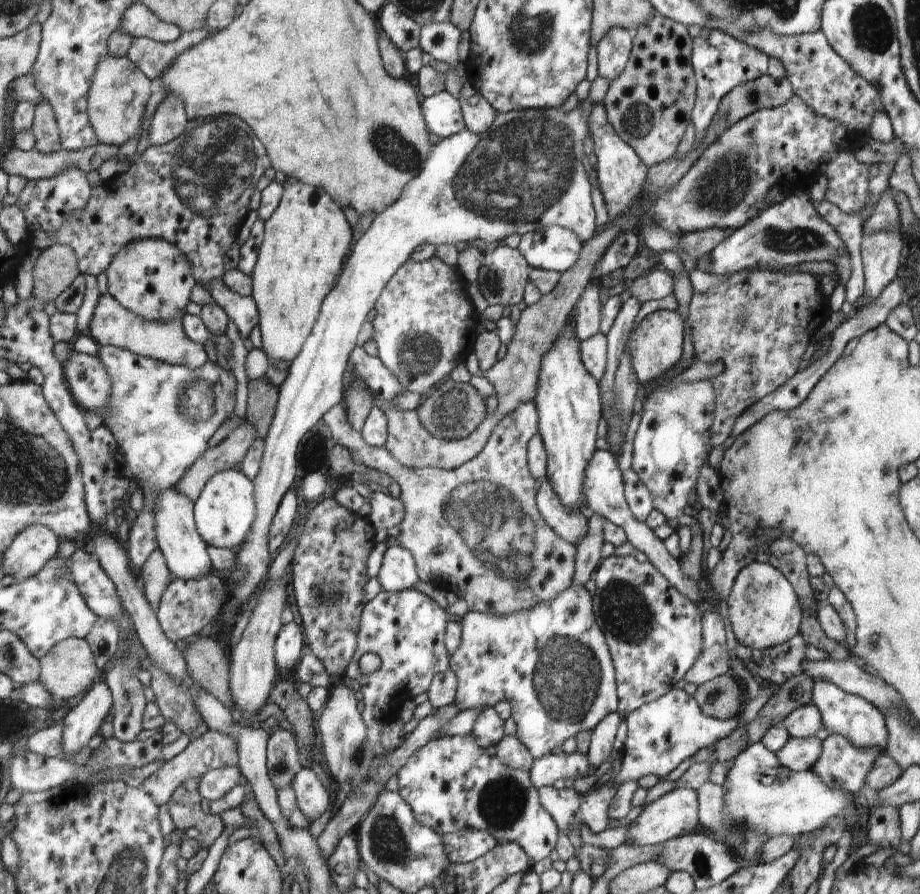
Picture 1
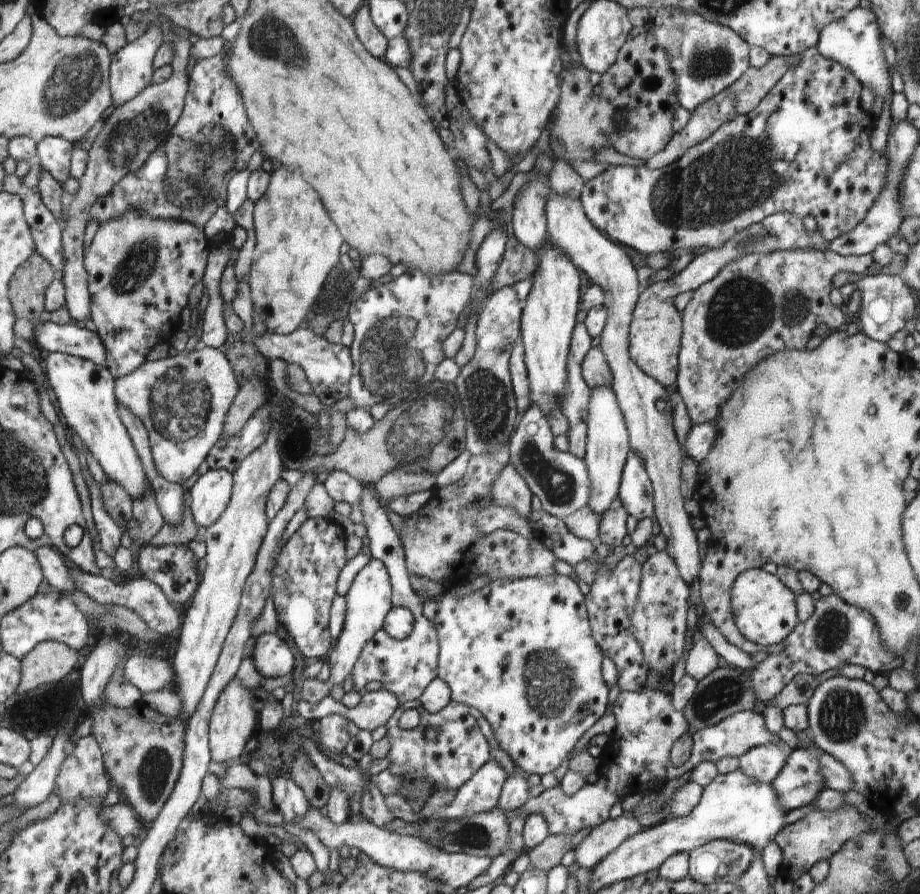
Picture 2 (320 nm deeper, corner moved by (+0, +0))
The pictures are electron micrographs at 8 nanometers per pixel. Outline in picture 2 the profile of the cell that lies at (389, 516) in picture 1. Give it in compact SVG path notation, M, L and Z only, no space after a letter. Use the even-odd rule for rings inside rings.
M332 471L323 480L326 492L335 502L348 503L352 508L358 508L363 484L344 471Z

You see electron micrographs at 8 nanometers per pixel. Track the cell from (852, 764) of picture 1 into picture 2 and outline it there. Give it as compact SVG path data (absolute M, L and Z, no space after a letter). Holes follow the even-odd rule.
M796 748L791 750L778 776L775 776L775 779L770 783L774 790L778 792L780 802L782 802L786 812L813 804L818 793L826 786L822 766L820 766L820 756L822 755L819 752L818 748L811 750Z

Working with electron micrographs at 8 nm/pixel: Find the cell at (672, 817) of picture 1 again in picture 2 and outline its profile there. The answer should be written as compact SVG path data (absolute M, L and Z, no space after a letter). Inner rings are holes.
M626 812L615 820L609 818L593 827L591 832L570 852L568 860L576 862L582 868L594 868L600 859L618 848L622 841L642 830L644 829L638 821Z

